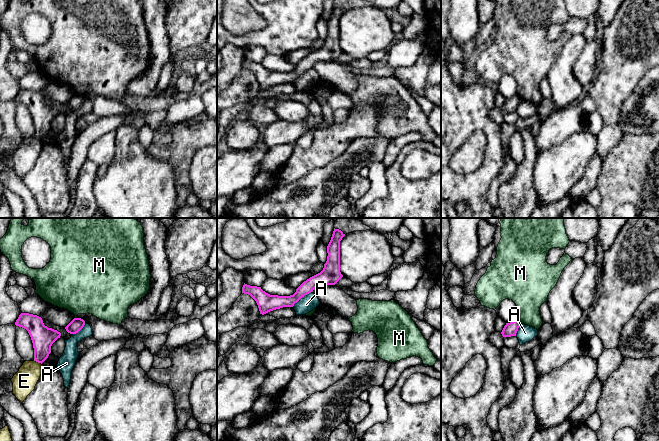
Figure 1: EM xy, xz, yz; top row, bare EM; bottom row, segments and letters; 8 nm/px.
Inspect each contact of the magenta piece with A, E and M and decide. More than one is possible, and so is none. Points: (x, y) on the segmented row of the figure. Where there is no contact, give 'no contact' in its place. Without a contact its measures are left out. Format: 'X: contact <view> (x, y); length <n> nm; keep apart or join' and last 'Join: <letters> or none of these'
A: contact xz (302, 296); length 200 nm; keep apart
E: contact xy (37, 361); length 80 nm; keep apart
M: contact yz (519, 321); length 50 nm; keep apart
Join: none of these

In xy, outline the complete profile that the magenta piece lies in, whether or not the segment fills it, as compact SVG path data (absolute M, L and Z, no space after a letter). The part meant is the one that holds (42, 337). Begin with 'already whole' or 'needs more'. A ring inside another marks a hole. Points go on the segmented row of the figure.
already whole | M21 313L15 322L16 326L26 329L34 348L34 361L43 363L51 353L52 344L61 333L44 325L41 317L29 313Z

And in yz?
already whole | M519 319L510 322L510 323L506 323L506 325L504 326L501 334L503 337L511 337L511 336L516 336L516 333L518 331L518 328L520 327L521 323L519 321Z

